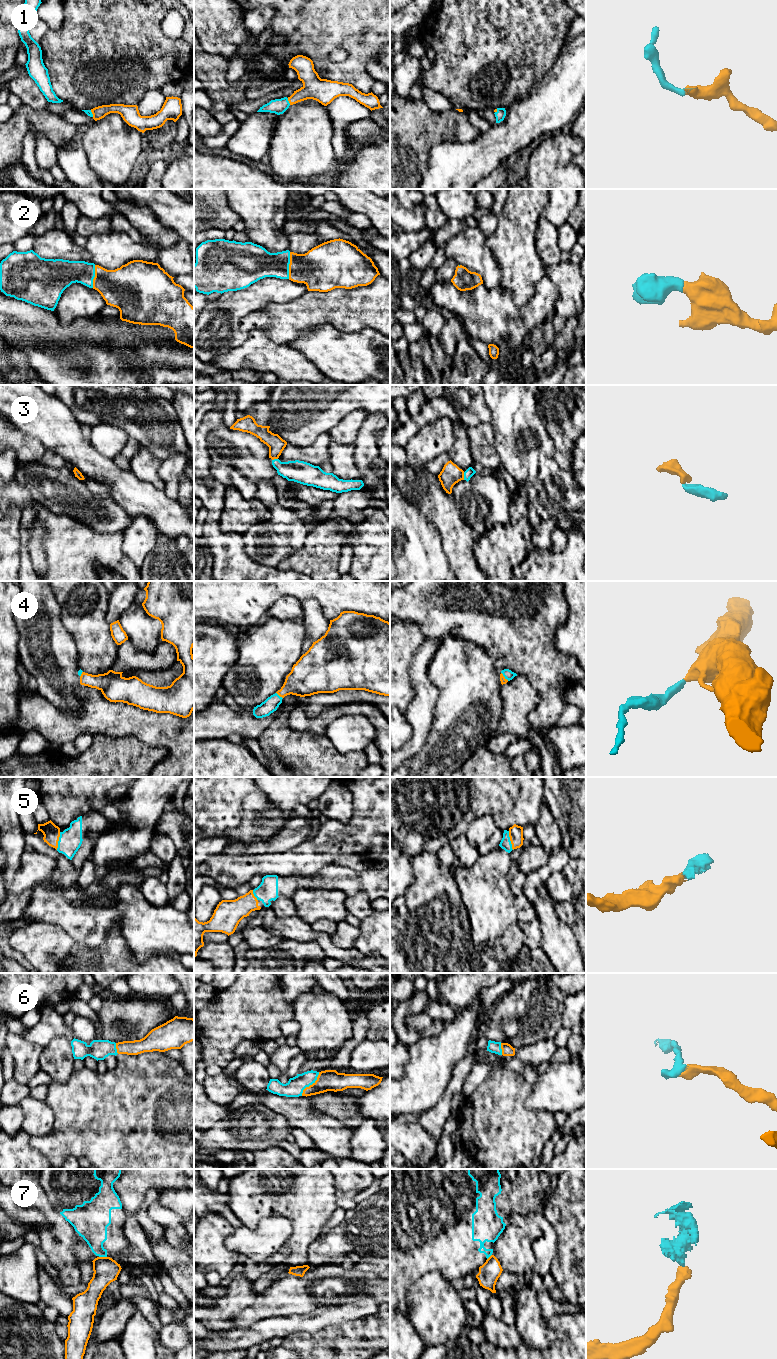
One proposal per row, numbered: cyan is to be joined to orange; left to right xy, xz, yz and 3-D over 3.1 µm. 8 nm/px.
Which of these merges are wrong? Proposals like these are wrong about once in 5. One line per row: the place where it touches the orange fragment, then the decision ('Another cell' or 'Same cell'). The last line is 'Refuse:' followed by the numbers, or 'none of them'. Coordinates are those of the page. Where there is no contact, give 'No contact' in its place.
1: Touches orange at xz (288, 100). Same cell
2: Touches orange at xz (289, 265). Same cell
3: Touches orange at yz (463, 476). Same cell
4: Touches orange at xz (279, 695). Same cell
5: Touches orange at yz (510, 840). Same cell
6: Touches orange at xz (310, 1085). Same cell
7: Touches orange at xy (103, 1257). Another cell
Refuse: 7

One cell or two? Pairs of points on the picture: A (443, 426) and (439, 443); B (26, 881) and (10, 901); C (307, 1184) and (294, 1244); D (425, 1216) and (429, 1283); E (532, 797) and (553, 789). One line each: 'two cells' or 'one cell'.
A: one cell
B: two cells
C: one cell
D: two cells
E: two cells

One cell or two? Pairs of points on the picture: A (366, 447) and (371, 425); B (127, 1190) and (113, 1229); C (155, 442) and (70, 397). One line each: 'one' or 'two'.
A: one
B: two
C: one

